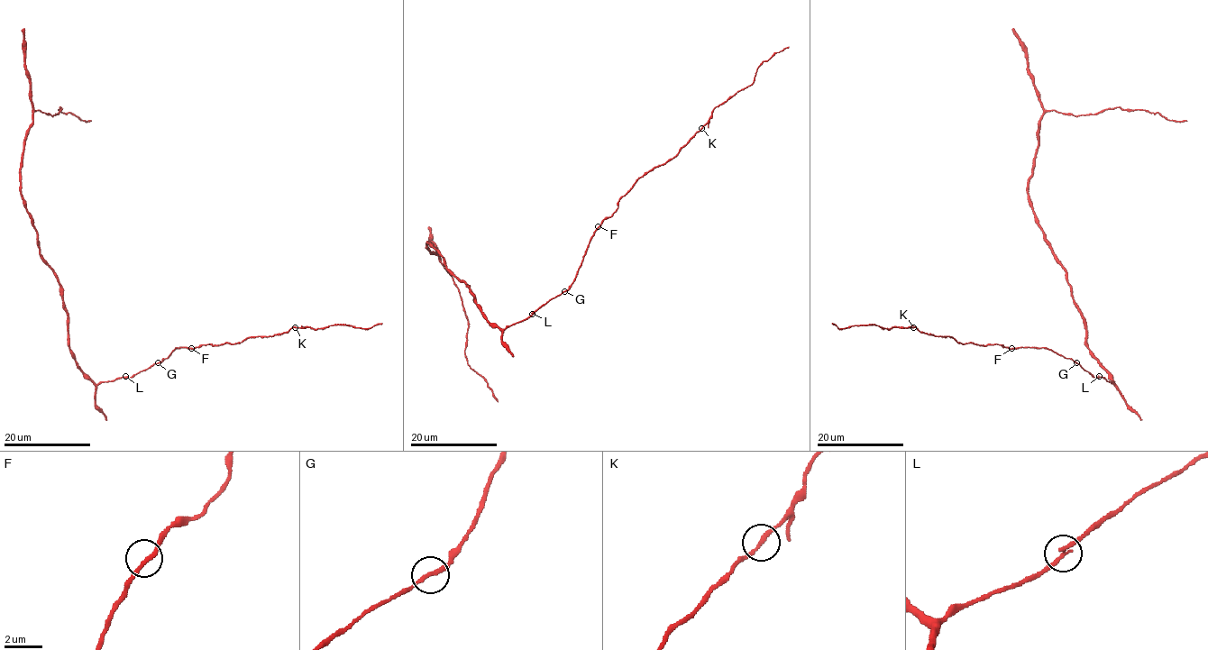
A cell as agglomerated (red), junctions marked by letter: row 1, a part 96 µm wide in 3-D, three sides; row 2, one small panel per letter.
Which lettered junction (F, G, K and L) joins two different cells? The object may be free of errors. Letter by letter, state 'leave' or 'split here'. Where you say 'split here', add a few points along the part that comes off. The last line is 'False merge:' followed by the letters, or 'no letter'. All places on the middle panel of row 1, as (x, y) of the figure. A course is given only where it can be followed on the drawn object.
F: leave
G: leave
K: leave
L: leave
False merge: no letter

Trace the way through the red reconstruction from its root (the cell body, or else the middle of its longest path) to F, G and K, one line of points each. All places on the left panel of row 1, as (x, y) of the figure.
F: (79, 366), (98, 384), (133, 377), (166, 359), (177, 348), (191, 348)
G: (79, 366), (98, 384), (133, 377), (158, 363)
K: (79, 366), (98, 384), (133, 377), (166, 359), (177, 348), (239, 343), (248, 337), (280, 335), (296, 327)

